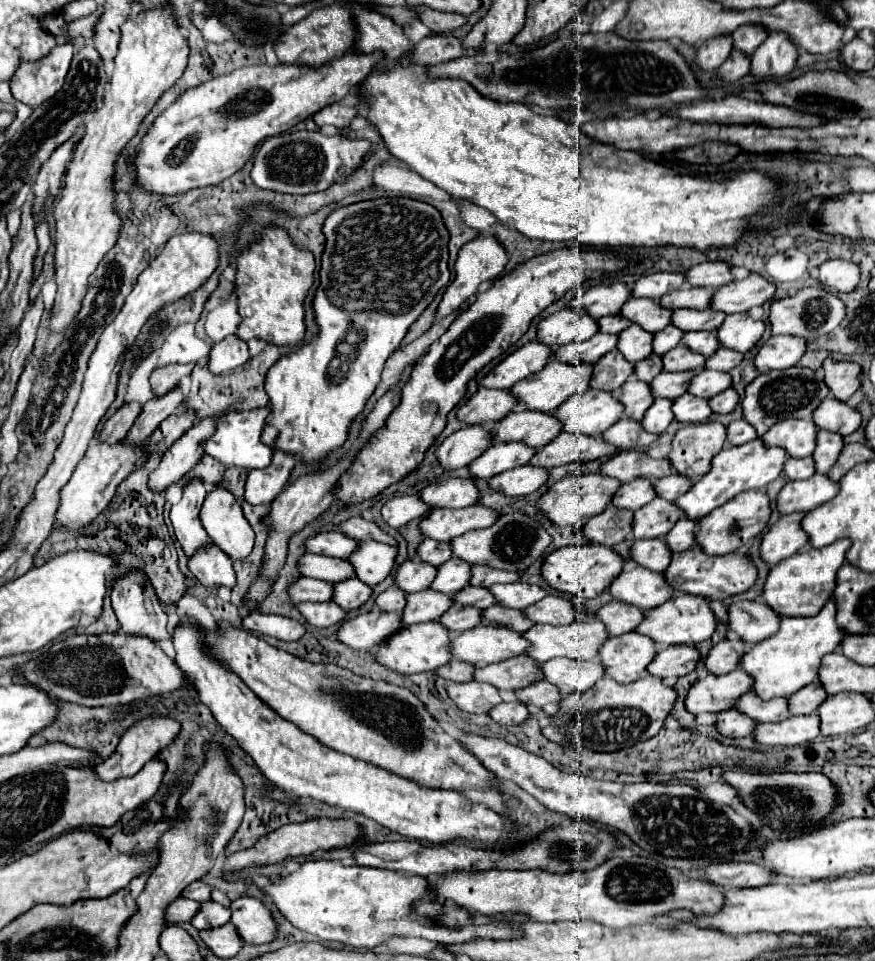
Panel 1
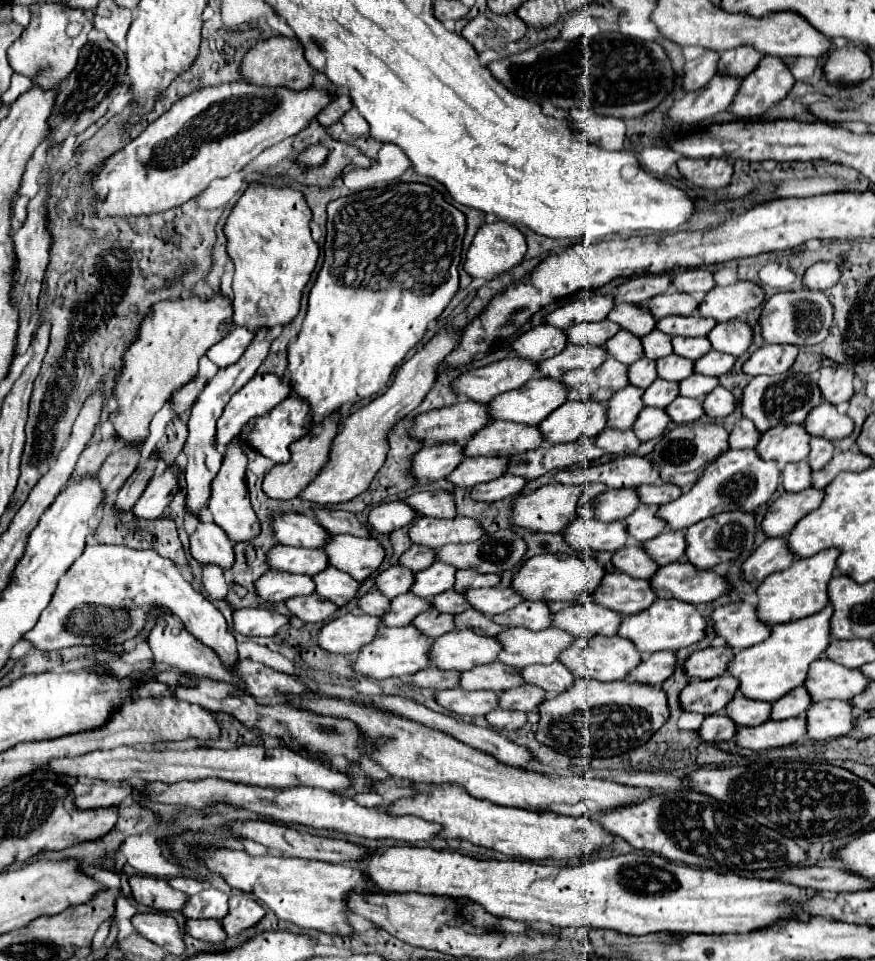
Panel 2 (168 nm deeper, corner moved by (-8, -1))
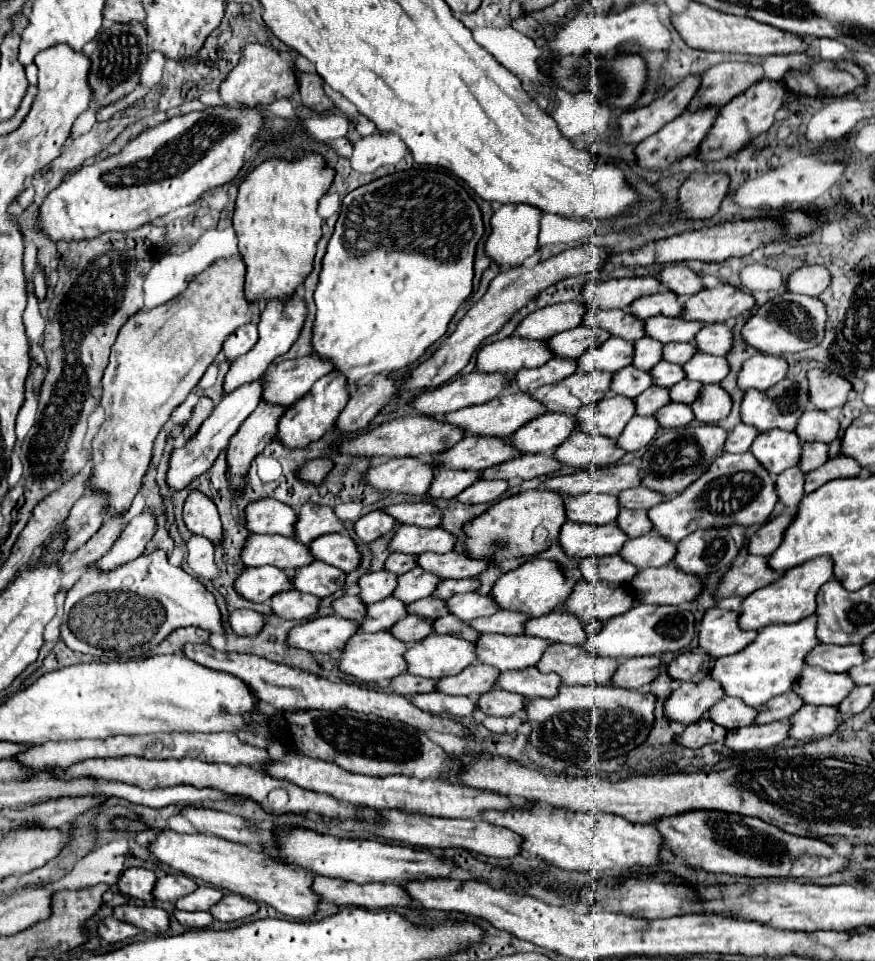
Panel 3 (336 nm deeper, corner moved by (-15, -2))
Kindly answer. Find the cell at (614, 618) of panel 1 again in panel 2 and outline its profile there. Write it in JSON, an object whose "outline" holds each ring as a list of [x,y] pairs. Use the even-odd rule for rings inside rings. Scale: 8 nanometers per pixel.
{"outline":[[[583,603],[561,609],[553,615],[551,627],[567,631],[573,637],[591,637],[591,635],[615,635],[621,617],[609,609],[601,609],[599,605]]]}

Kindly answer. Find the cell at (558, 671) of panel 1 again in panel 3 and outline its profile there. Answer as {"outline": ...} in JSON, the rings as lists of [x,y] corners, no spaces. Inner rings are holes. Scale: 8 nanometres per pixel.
{"outline":[[[536,666],[524,670],[502,672],[498,680],[498,688],[522,694],[526,698],[552,698],[560,688],[560,678],[556,674],[540,674]]]}

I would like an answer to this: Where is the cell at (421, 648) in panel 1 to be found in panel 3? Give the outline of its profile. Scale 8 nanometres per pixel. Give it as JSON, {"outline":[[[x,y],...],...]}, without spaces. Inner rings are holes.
{"outline":[[[388,630],[386,632],[374,632],[374,634],[358,632],[350,638],[348,646],[344,648],[344,652],[340,656],[340,670],[344,674],[358,678],[361,683],[374,683],[381,689],[387,690],[392,678],[406,672],[408,662],[404,662],[404,650],[408,650],[408,644],[396,640],[394,634]]]}

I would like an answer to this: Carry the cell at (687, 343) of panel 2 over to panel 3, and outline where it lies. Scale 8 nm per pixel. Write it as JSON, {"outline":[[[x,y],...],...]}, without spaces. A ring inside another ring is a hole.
{"outline":[[[682,342],[664,344],[664,360],[680,366],[684,366],[684,362],[688,362],[696,352],[698,352],[696,344],[682,344]]]}

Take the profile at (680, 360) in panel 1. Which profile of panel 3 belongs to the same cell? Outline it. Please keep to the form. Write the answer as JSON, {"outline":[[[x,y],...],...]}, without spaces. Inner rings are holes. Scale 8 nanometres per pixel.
{"outline":[[[660,360],[652,370],[652,380],[654,384],[658,386],[664,386],[664,388],[672,388],[676,382],[684,380],[684,370],[680,364],[672,364],[672,362],[666,362],[666,360]]]}

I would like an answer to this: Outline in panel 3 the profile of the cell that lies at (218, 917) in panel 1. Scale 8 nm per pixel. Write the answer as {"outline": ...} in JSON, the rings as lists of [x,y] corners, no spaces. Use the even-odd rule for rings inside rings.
{"outline":[[[202,886],[202,888],[198,888],[196,892],[180,898],[180,900],[176,902],[176,908],[178,908],[178,910],[186,910],[186,912],[200,912],[200,910],[208,912],[216,902],[220,902],[222,896],[224,896],[224,894],[222,894],[220,890]]]}

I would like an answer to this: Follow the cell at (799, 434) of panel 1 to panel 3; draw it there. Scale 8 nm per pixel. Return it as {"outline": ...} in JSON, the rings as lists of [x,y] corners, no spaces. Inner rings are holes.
{"outline":[[[770,430],[758,434],[750,452],[772,476],[778,476],[782,470],[800,462],[800,444],[802,442],[794,432]]]}

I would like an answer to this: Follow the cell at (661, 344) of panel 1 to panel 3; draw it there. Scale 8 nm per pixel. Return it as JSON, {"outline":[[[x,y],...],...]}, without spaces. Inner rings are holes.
{"outline":[[[640,338],[634,342],[634,360],[632,366],[640,370],[652,370],[662,360],[662,342],[656,342],[654,338]]]}

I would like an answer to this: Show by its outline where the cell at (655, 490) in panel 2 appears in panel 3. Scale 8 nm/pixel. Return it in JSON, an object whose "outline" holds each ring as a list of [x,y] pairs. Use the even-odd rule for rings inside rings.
{"outline":[[[638,486],[638,488],[630,488],[630,490],[622,490],[618,500],[620,500],[622,508],[646,508],[648,510],[650,506],[656,506],[658,502],[664,502],[666,498],[662,494],[656,494],[656,490]]]}

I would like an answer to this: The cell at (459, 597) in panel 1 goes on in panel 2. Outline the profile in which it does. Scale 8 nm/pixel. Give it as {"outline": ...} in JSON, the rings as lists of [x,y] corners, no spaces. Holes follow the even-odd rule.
{"outline":[[[445,591],[445,593],[439,593],[437,597],[431,599],[431,607],[437,609],[439,613],[461,613],[465,609],[469,609],[469,605],[465,605],[465,597],[461,593],[455,593],[455,591]]]}

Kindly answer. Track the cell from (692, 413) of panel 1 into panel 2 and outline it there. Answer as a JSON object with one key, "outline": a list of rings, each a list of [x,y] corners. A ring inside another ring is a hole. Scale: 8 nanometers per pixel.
{"outline":[[[677,397],[673,403],[669,403],[665,407],[669,419],[677,425],[685,425],[685,423],[693,423],[699,417],[703,417],[703,409],[701,409],[701,401],[697,399],[687,399],[687,397]]]}

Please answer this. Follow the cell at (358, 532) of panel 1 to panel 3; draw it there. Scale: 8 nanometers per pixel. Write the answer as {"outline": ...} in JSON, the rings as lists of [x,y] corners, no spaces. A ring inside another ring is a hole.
{"outline":[[[304,504],[302,510],[298,512],[296,540],[302,544],[310,544],[318,536],[324,536],[330,532],[346,532],[342,520],[334,514],[334,510],[330,506]]]}

